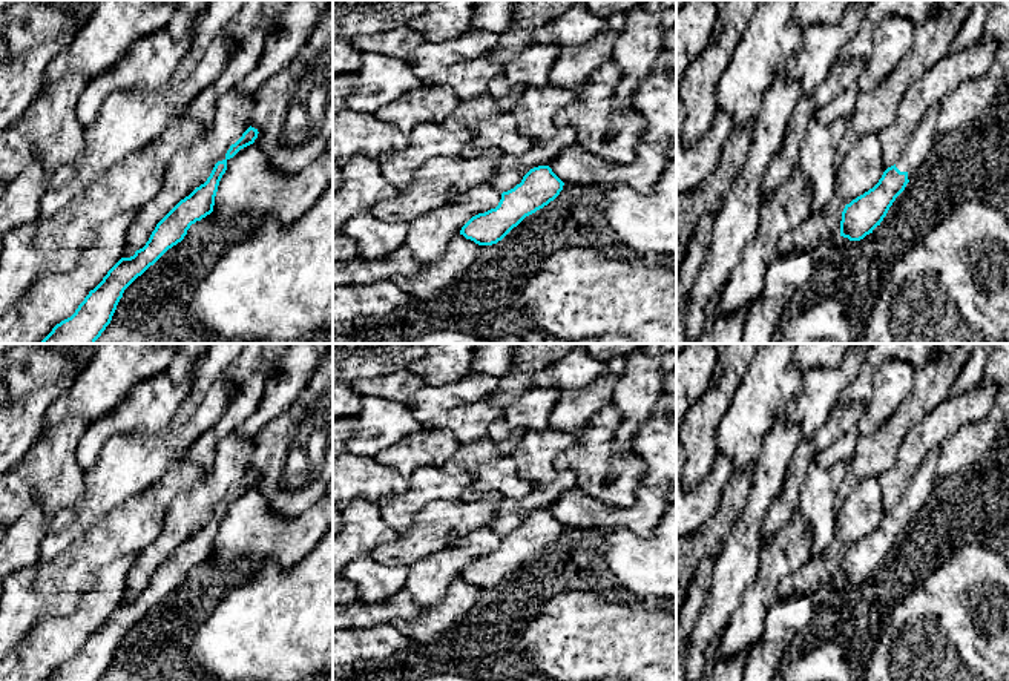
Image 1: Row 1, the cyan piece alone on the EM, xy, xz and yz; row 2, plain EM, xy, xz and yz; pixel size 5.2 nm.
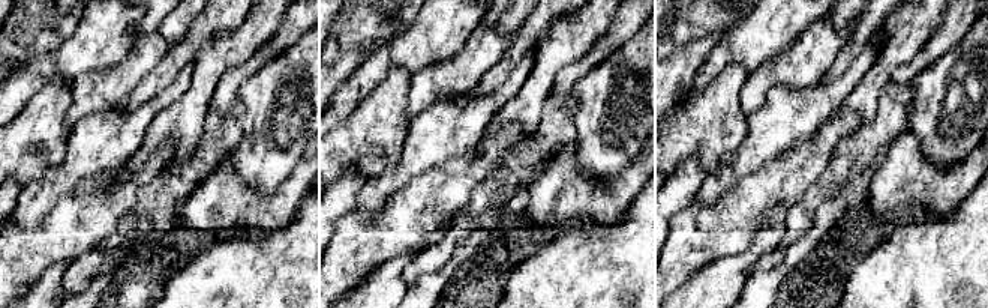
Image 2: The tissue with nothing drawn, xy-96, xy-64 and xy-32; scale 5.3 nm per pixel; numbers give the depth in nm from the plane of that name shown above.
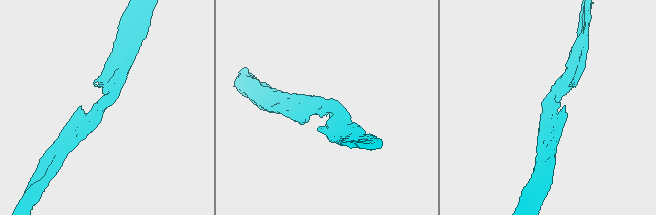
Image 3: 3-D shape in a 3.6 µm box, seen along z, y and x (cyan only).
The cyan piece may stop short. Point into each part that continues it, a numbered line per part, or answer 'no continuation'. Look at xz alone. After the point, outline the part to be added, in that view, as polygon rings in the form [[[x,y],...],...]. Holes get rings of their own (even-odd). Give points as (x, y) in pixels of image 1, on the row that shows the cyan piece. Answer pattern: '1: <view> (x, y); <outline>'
no continuation

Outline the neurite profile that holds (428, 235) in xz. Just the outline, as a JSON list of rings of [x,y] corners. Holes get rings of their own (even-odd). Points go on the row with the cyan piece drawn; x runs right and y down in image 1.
[[[491,184],[463,192],[452,202],[416,218],[408,224],[405,245],[420,264],[439,262],[452,236],[475,215],[495,209],[501,193]]]

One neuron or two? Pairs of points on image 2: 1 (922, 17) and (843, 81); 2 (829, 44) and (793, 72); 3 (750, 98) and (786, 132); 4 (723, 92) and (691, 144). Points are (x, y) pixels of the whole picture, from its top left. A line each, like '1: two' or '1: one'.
1: two
2: one
3: two
4: one

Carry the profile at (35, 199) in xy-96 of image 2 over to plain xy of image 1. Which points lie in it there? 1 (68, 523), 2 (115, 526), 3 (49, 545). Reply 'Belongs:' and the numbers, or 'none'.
Belongs: 1, 3

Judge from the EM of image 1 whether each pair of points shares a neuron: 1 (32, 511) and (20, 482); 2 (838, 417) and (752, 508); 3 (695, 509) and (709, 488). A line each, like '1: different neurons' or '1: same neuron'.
1: different neurons
2: different neurons
3: same neuron

